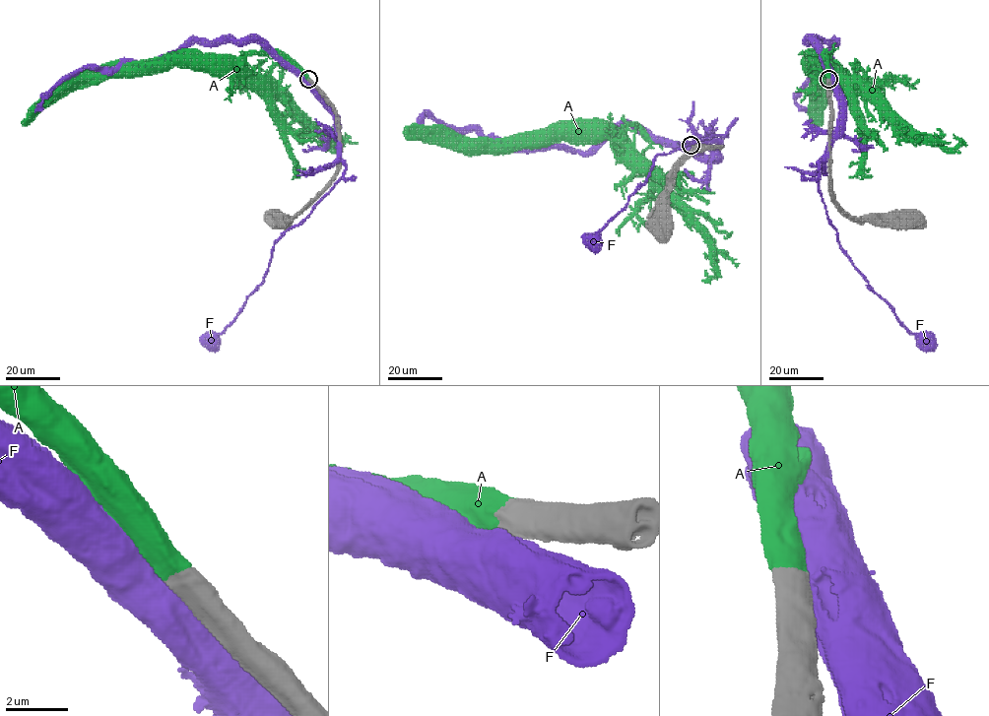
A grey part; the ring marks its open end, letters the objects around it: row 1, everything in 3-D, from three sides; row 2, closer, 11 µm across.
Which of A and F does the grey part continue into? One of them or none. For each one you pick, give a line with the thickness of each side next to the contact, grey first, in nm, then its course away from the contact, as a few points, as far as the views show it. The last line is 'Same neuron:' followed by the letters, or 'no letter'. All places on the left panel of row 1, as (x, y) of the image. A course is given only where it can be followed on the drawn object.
A: calibres 700 and 700 nm; course (308, 79), (279, 54), (248, 54), (243, 65), (248, 74), (245, 79)
Same neuron: A

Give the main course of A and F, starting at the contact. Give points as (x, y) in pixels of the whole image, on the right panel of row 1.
A: (828, 79), (825, 54), (807, 54), (825, 74), (839, 79)
F: (830, 81), (838, 101), (839, 132), (819, 163), (819, 191), (827, 218), (854, 267), (921, 339)

